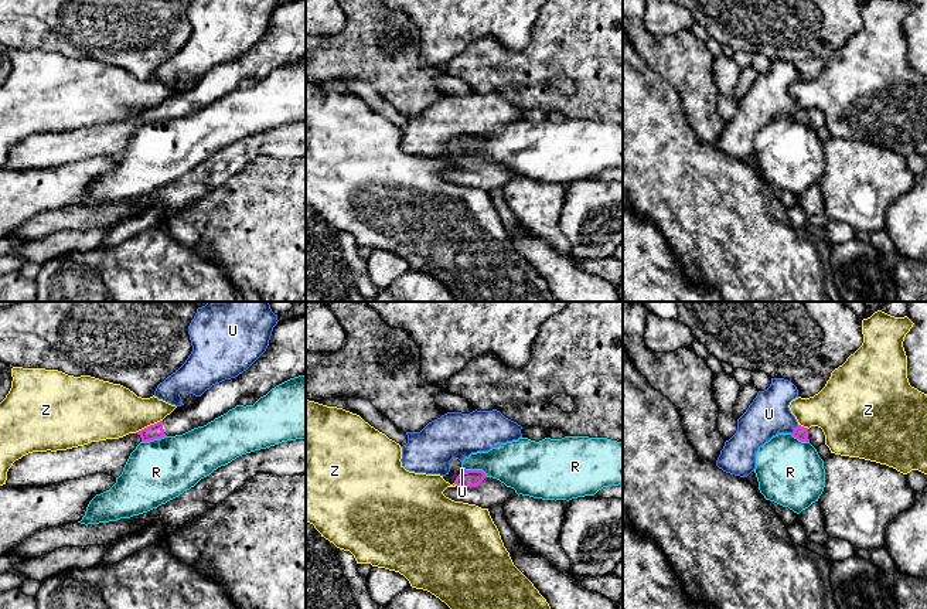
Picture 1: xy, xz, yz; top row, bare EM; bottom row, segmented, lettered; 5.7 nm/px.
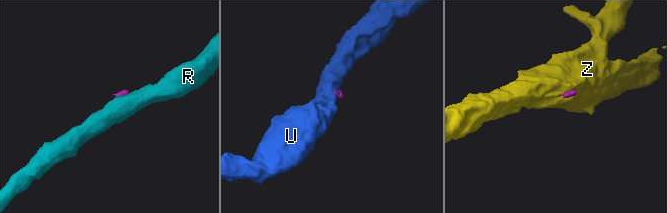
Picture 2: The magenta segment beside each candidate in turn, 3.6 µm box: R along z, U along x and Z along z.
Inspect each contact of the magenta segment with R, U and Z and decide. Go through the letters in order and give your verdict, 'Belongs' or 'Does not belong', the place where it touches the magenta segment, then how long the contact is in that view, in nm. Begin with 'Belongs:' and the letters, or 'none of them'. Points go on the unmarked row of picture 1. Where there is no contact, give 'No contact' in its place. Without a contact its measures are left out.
Belongs: none of them
R: Does not belong. Touches magenta at xy (153, 122). Shared border 150 nm
U: Does not belong. Touches magenta at yz (794, 112). Shared border 70 nm
Z: Does not belong. Touches magenta at xy (147, 109). Shared border 180 nm

